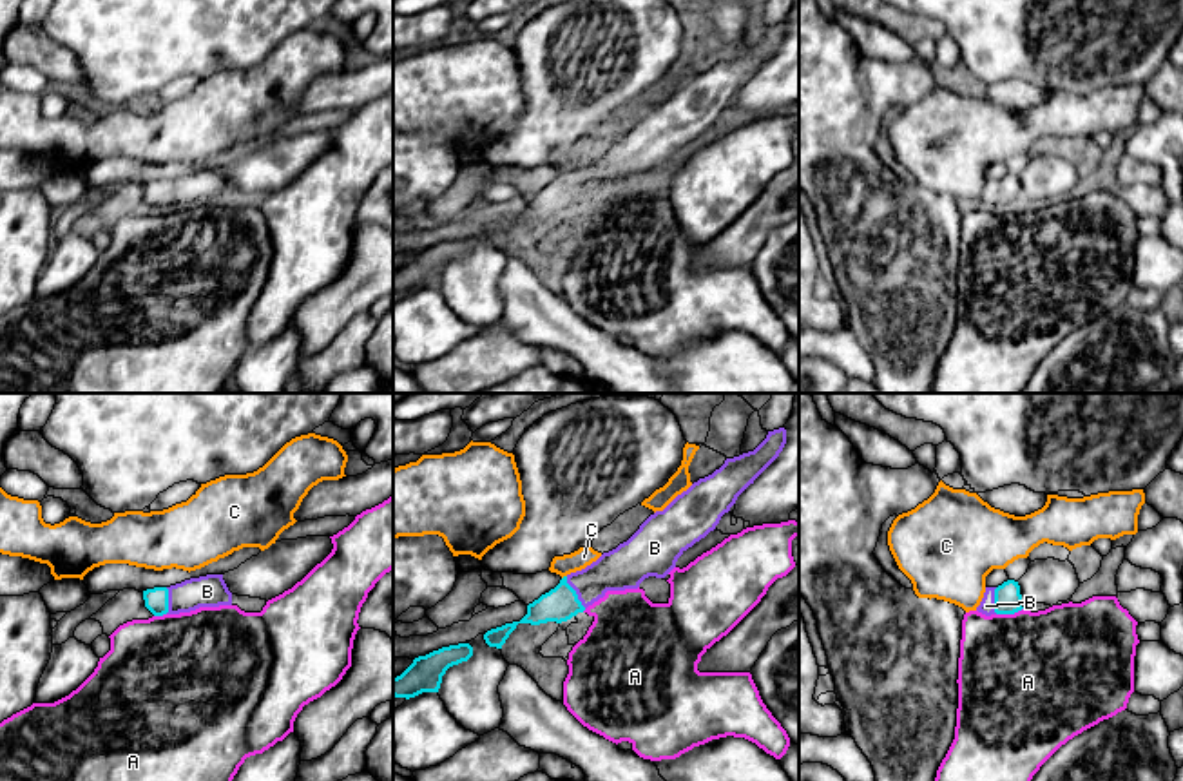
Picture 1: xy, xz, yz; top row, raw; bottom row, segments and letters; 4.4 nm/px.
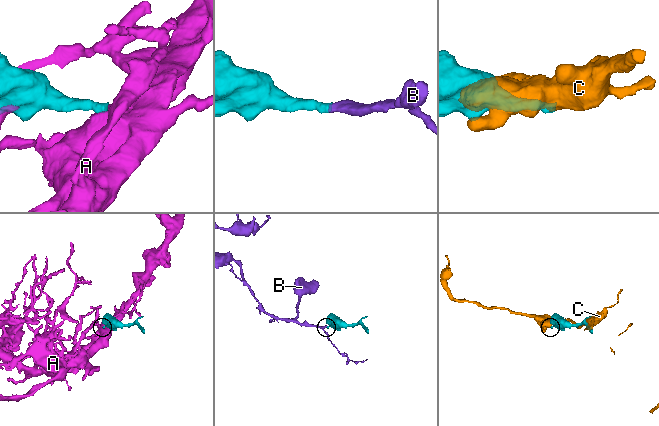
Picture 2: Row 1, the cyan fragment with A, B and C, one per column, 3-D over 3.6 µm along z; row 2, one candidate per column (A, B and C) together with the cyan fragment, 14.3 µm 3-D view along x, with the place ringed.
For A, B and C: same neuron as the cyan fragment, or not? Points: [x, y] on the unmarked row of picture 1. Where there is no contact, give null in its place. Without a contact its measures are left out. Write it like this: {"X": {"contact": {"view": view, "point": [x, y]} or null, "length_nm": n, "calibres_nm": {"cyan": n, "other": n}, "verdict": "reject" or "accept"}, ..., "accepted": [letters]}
{"A": {"contact": {"view": "yz", "point": [1009, 207]}, "length_nm": 120, "calibres_nm": {"cyan": 130, "other": 500}, "verdict": "reject"}, "B": {"contact": {"view": "xz", "point": [575, 187]}, "length_nm": 170, "calibres_nm": {"cyan": 160, "other": 190}, "verdict": "accept"}, "C": {"contact": {"view": "xz", "point": [564, 171]}, "length_nm": 30, "calibres_nm": {"cyan": 160, "other": 90}, "verdict": "reject"}, "accepted": ["B"]}

